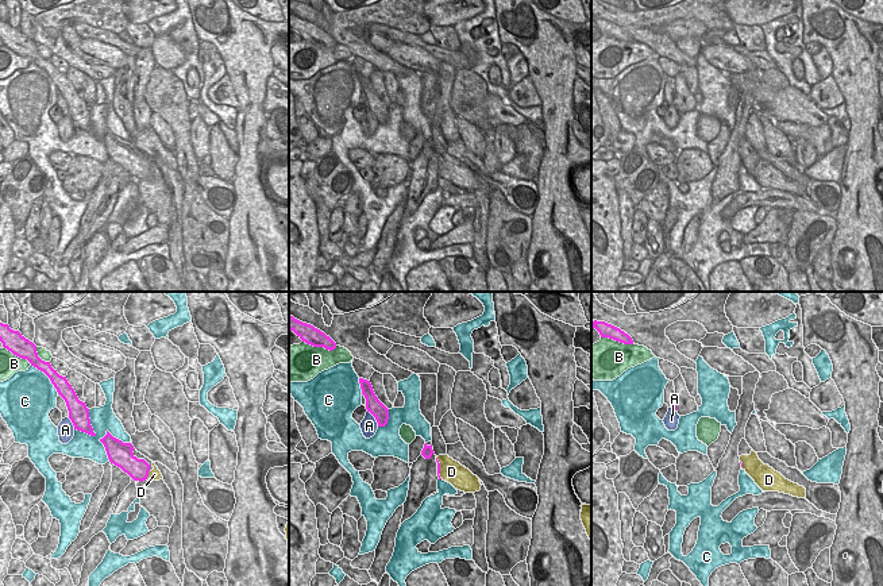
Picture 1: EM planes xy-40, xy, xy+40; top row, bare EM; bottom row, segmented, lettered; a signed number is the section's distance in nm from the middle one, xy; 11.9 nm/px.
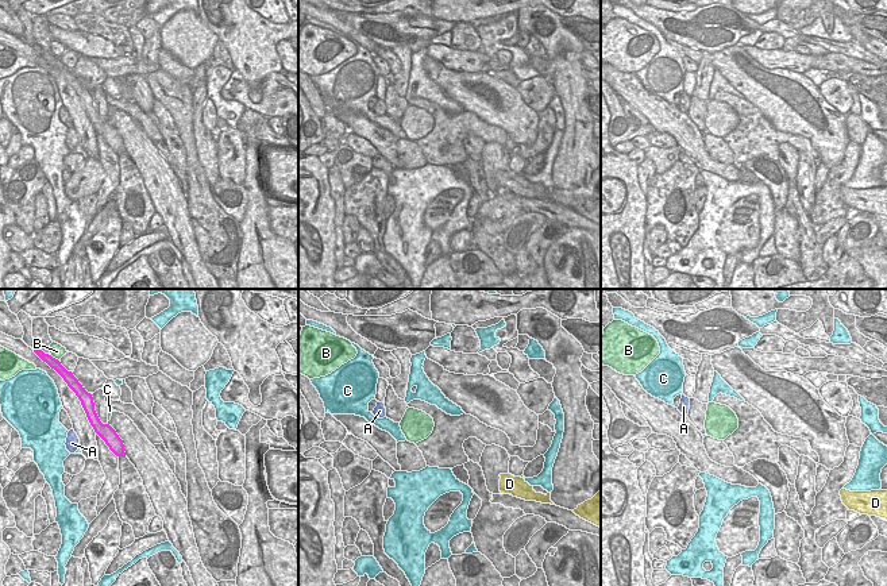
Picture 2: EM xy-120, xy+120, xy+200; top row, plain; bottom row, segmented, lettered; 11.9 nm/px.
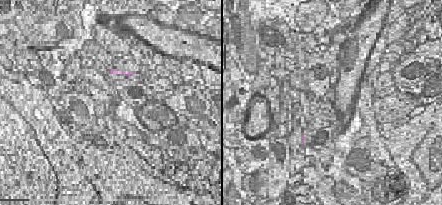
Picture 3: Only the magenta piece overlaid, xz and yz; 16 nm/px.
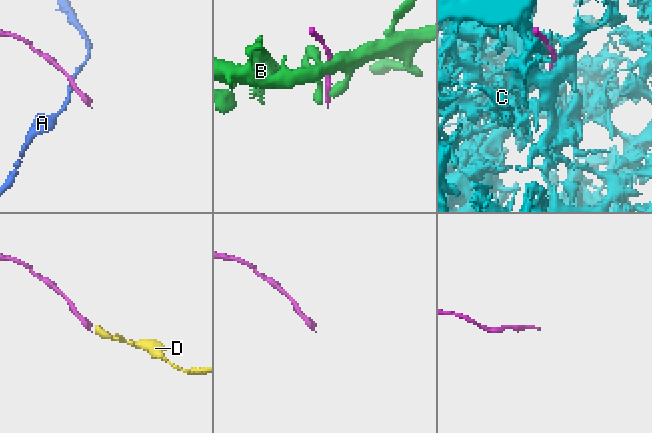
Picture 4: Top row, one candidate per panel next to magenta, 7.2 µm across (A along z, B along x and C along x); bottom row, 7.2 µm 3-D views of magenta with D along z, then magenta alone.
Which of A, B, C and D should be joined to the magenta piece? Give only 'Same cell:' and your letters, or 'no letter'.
Same cell: D

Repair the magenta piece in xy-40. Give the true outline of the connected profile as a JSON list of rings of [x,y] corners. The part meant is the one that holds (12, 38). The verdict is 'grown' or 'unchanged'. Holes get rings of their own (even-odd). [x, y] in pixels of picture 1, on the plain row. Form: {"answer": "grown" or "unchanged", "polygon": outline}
{"answer": "unchanged", "polygon": [[[0,20],[0,39],[4,46],[22,57],[27,57],[31,63],[43,69],[50,76],[58,92],[66,100],[69,116],[72,117],[74,127],[96,134],[90,123],[89,107],[85,100],[78,97],[66,74],[59,73],[57,68],[51,65],[50,59],[45,59],[38,54],[36,43],[32,39],[26,36],[19,28],[14,28],[8,22],[3,20]]]}

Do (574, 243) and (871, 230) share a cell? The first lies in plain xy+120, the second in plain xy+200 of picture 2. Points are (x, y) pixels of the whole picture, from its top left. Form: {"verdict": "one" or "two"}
{"verdict": "two"}

